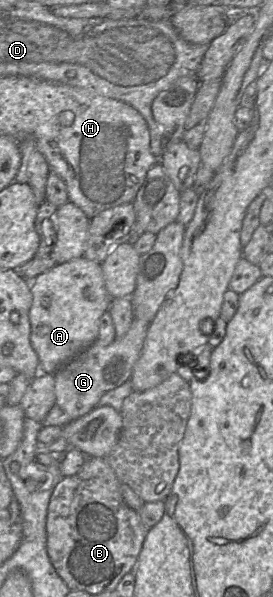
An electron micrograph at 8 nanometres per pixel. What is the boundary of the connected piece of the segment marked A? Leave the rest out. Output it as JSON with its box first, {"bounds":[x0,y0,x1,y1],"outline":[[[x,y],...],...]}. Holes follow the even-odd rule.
{"bounds":[29,257,112,374],"outline":[[[85,257],[55,265],[38,275],[30,282],[30,290],[32,294],[32,305],[29,310],[30,342],[39,358],[39,371],[55,374],[97,340],[100,317],[109,309],[112,297],[106,289],[101,264]],[[46,296],[50,297],[49,306],[44,305],[44,297]]]}

